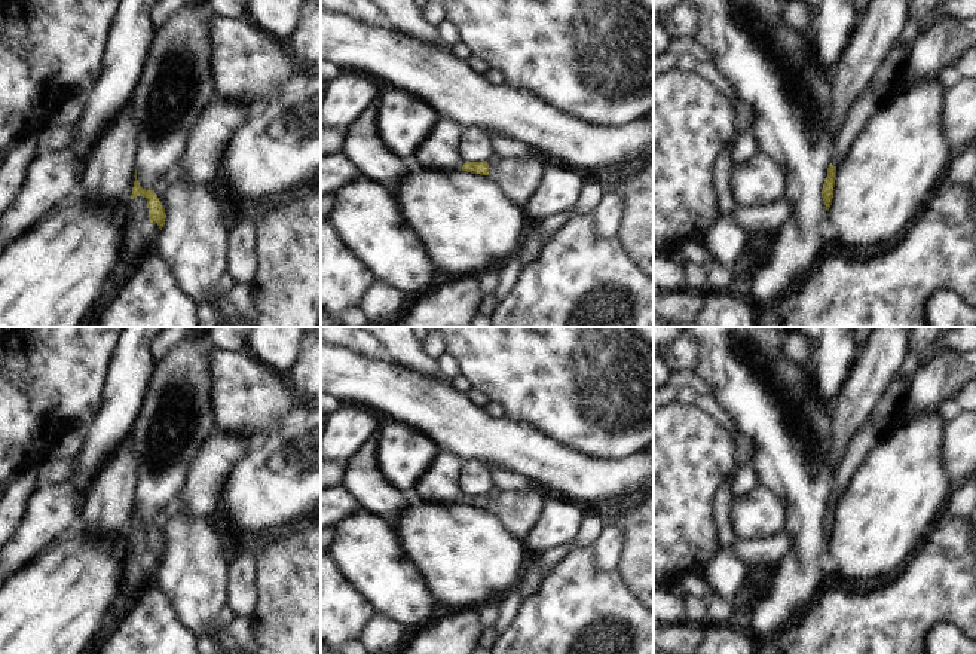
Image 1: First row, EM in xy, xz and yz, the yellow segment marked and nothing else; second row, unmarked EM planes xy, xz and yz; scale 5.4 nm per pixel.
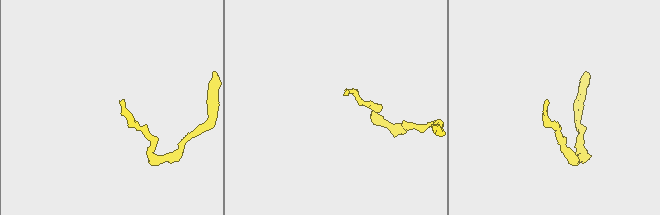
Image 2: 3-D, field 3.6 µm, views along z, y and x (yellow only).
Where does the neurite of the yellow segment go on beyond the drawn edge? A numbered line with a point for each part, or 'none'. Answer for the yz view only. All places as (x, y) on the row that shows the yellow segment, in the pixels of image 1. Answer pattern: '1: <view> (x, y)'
none

